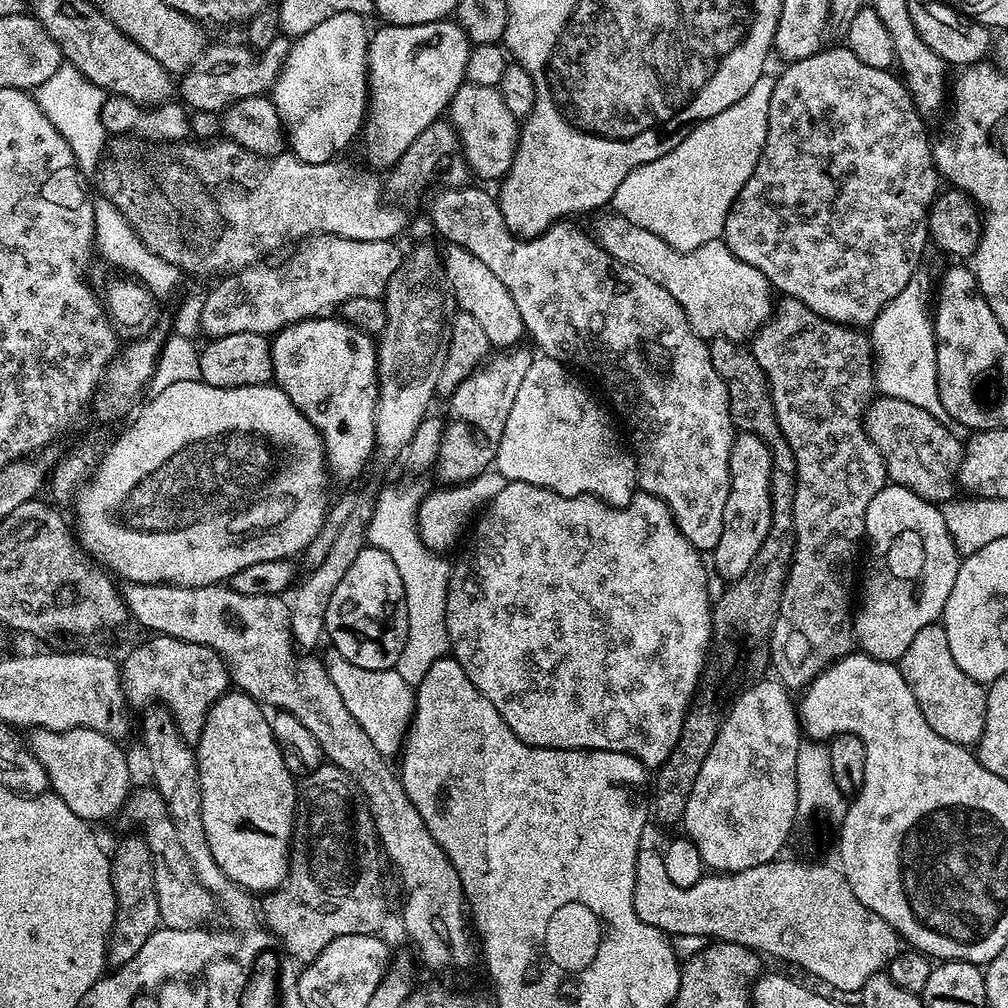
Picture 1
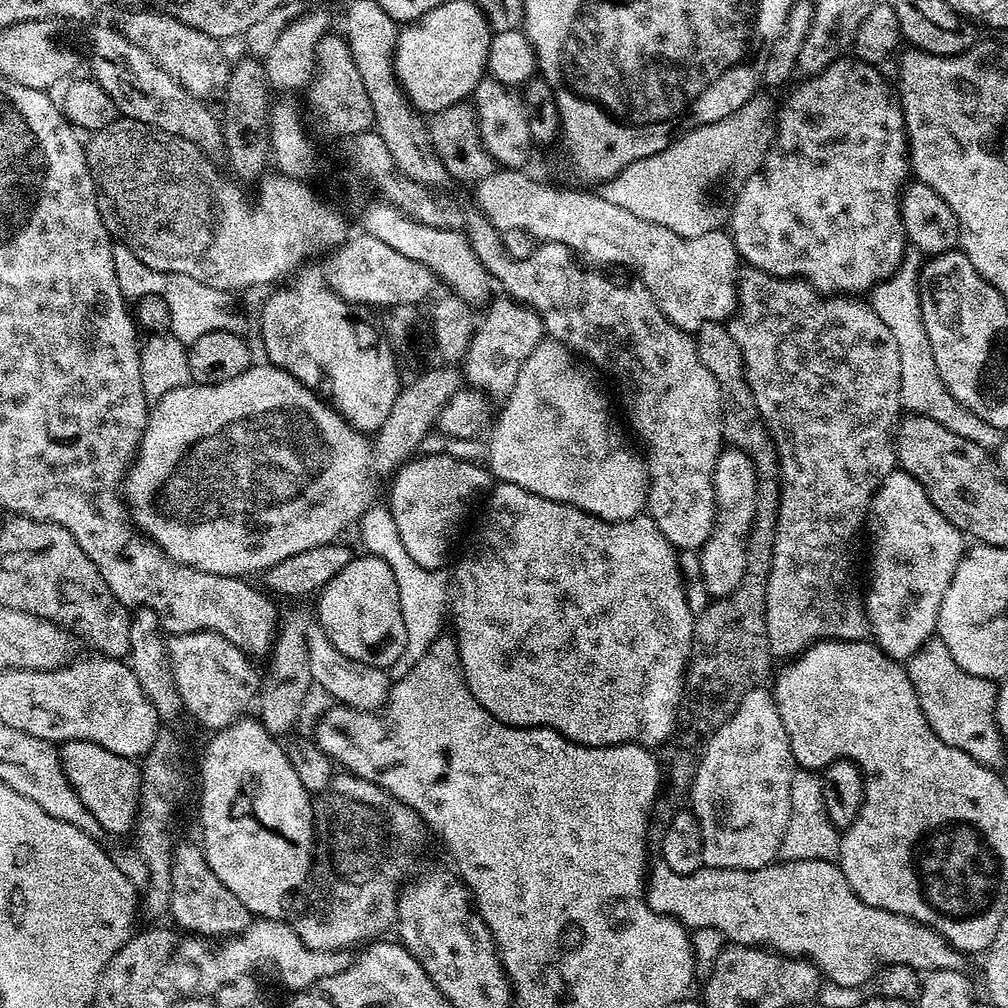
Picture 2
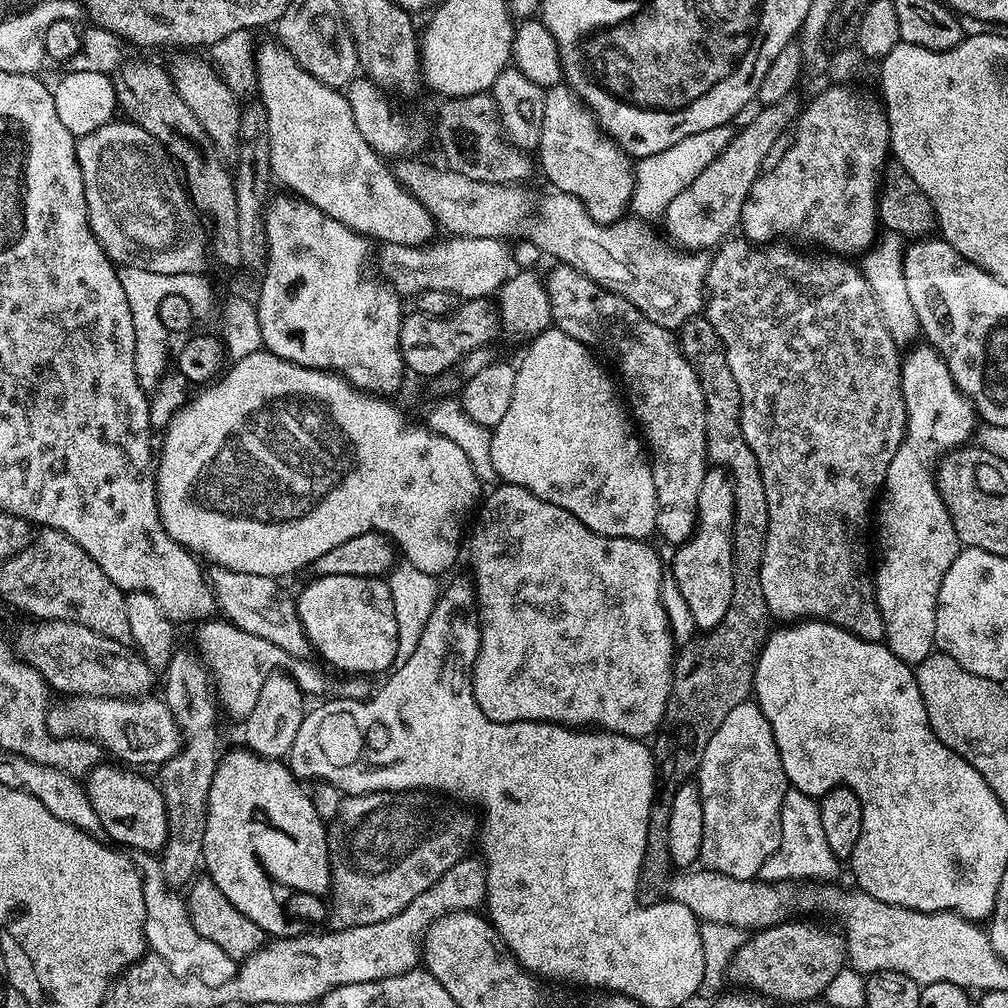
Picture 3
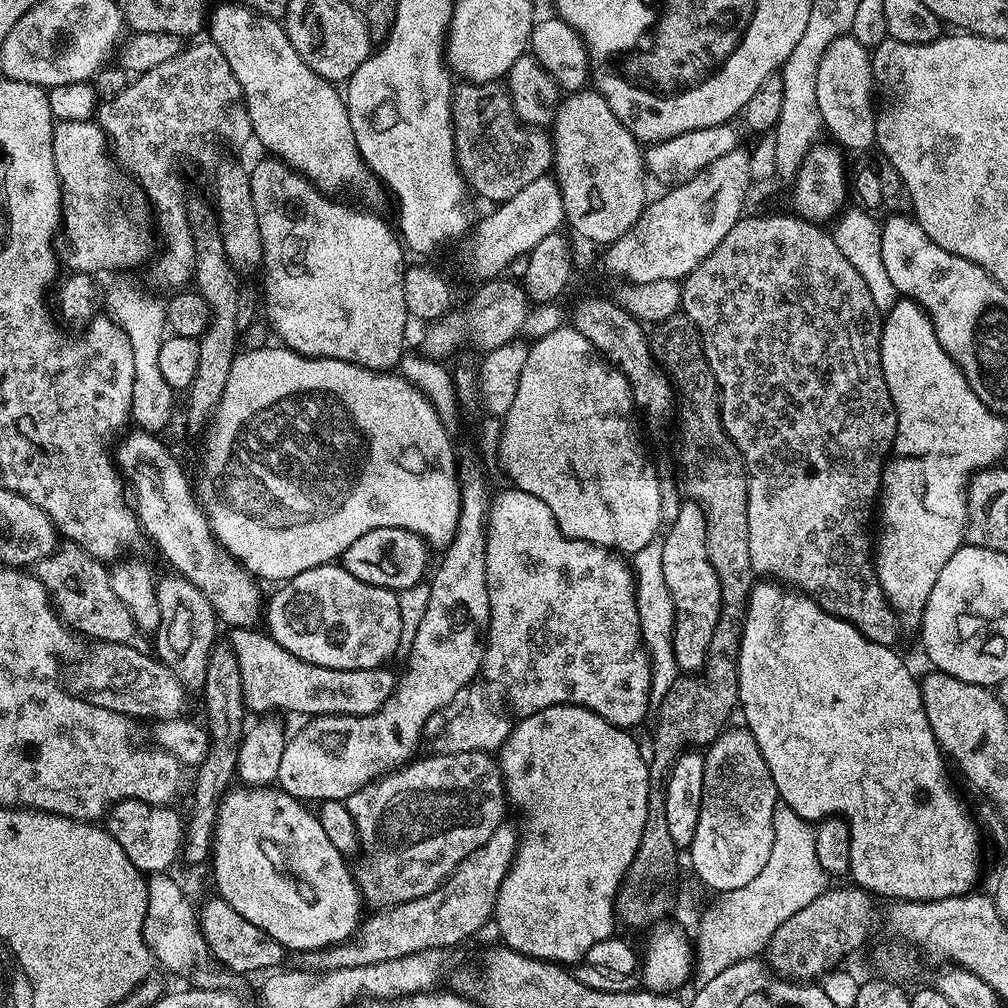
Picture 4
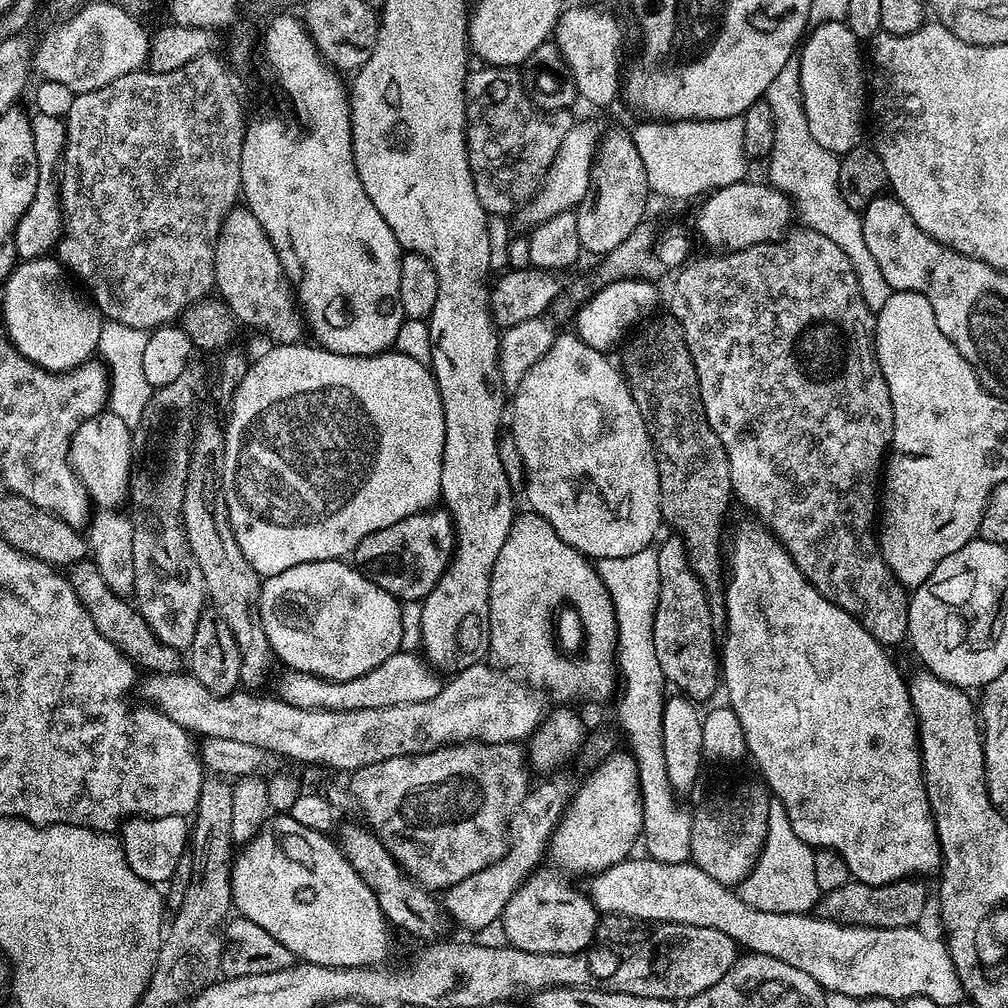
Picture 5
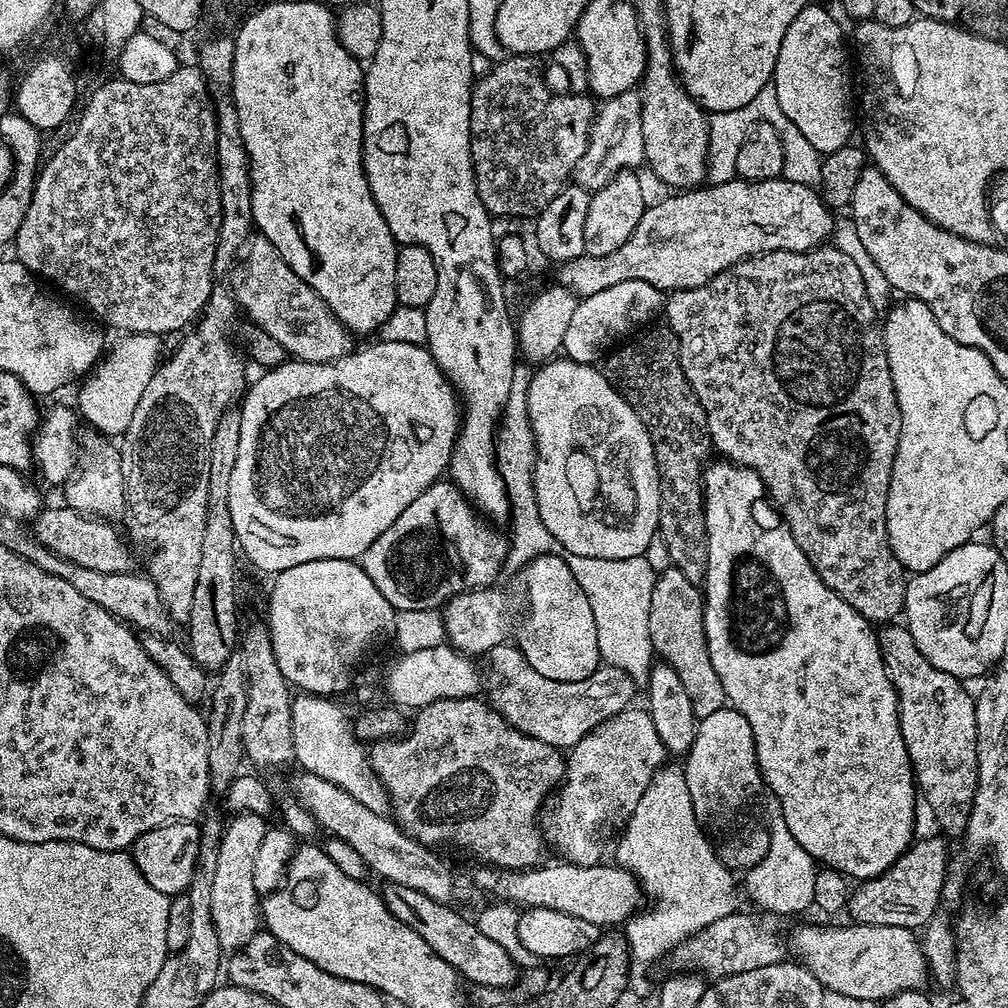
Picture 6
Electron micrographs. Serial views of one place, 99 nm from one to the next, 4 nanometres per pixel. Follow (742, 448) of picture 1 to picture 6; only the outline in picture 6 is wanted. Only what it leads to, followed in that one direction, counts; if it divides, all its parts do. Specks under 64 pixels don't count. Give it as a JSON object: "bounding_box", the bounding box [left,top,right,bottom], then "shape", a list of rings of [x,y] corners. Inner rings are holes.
{"bounding_box":[650,567,726,721],"shape":[[[669,567],[657,575],[654,594],[650,594],[650,642],[652,651],[669,664],[690,694],[690,707],[697,721],[726,706],[722,682],[710,662],[704,629],[704,598],[701,589],[682,570]]]}

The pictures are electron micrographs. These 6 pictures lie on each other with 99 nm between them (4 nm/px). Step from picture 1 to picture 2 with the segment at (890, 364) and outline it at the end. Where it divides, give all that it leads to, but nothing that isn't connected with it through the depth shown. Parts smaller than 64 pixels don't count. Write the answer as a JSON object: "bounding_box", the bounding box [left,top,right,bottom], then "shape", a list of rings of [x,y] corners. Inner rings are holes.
{"bounding_box":[870,245,999,450],"shape":[[[909,245],[905,249],[904,260],[900,268],[888,280],[877,284],[870,294],[870,303],[882,322],[890,327],[890,332],[898,346],[900,372],[900,401],[903,409],[915,415],[930,417],[946,426],[954,434],[969,439],[975,445],[989,450],[999,445],[999,429],[982,421],[972,411],[966,410],[945,390],[944,383],[937,374],[930,340],[926,335],[925,323],[922,322],[919,278],[926,262],[920,249]]]}

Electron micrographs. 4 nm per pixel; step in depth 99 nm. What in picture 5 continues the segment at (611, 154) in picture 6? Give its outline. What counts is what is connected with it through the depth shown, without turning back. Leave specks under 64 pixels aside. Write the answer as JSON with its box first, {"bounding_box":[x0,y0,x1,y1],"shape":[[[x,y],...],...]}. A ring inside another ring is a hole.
{"bounding_box":[522,119,602,226],"shape":[[[577,119],[573,123],[570,134],[566,134],[566,139],[562,142],[543,185],[523,209],[522,215],[529,220],[529,225],[537,226],[544,220],[554,218],[555,215],[571,212],[580,207],[580,203],[586,198],[588,187],[592,185],[592,165],[601,139],[602,131],[600,132],[598,121]]]}

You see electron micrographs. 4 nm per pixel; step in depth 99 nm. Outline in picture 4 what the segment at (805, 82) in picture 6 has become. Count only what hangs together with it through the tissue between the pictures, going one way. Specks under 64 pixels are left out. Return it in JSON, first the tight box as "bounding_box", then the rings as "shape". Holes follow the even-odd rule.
{"bounding_box":[817,34,878,154],"shape":[[[850,34],[840,36],[836,41],[832,41],[829,48],[822,54],[821,64],[818,66],[817,100],[823,131],[825,133],[828,131],[833,136],[829,137],[841,149],[847,150],[849,153],[852,151],[856,152],[855,154],[864,154],[871,149],[868,147],[873,147],[876,144],[876,113],[878,108],[874,103],[872,58],[869,49],[863,48]]]}

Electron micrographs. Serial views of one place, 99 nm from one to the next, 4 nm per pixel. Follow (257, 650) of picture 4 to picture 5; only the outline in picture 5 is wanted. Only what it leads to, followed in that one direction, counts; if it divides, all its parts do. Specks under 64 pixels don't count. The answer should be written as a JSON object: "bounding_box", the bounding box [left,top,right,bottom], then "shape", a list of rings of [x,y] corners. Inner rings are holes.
{"bounding_box":[274,652,442,710],"shape":[[[395,652],[382,666],[374,666],[366,674],[349,680],[327,680],[314,674],[305,672],[283,673],[274,689],[275,695],[286,701],[290,706],[309,708],[310,710],[370,710],[371,708],[385,708],[386,706],[402,706],[406,702],[430,702],[434,694],[438,694],[442,687],[441,673],[437,672],[423,655],[416,652]]]}

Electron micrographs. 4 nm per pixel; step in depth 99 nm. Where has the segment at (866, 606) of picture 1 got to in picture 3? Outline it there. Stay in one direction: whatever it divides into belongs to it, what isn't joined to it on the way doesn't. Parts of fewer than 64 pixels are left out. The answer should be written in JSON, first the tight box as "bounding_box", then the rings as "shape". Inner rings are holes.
{"bounding_box":[874,346,978,666],"shape":[[[931,346],[923,347],[913,347],[913,352],[909,356],[907,353],[900,361],[900,389],[906,402],[908,430],[898,446],[898,454],[890,458],[882,495],[878,500],[880,524],[884,527],[880,532],[880,544],[884,547],[884,553],[880,556],[881,564],[874,568],[876,601],[884,623],[884,640],[898,659],[913,666],[921,664],[934,651],[936,606],[942,578],[946,578],[946,570],[950,570],[954,558],[962,550],[961,542],[952,528],[952,515],[936,489],[934,469],[941,456],[967,445],[978,428],[976,409],[958,390],[943,356]]]}

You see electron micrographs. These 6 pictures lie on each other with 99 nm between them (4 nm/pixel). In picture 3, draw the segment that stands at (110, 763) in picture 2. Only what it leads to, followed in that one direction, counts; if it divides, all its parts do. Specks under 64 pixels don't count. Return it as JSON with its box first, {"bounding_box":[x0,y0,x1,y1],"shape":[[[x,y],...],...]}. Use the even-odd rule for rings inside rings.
{"bounding_box":[86,762,168,853],"shape":[[[101,762],[86,777],[87,796],[105,827],[108,840],[133,853],[159,853],[168,840],[168,815],[159,787],[139,776],[136,773],[139,771],[112,764]]]}

